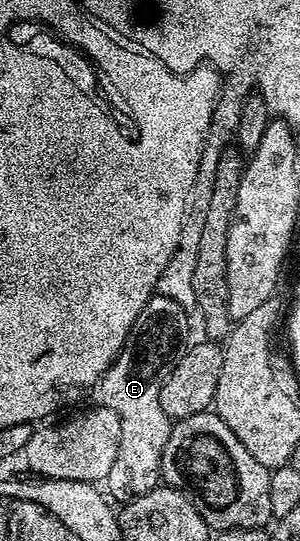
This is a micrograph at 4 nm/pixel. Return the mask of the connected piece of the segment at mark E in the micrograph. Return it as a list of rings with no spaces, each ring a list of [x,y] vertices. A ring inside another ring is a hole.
[[[155,292],[141,308],[119,355],[97,383],[102,405],[112,409],[121,422],[120,448],[105,481],[106,493],[116,503],[129,503],[160,485],[161,456],[173,419],[165,416],[159,397],[161,384],[165,384],[169,372],[173,372],[177,360],[189,348],[187,314],[183,310],[184,303]]]

